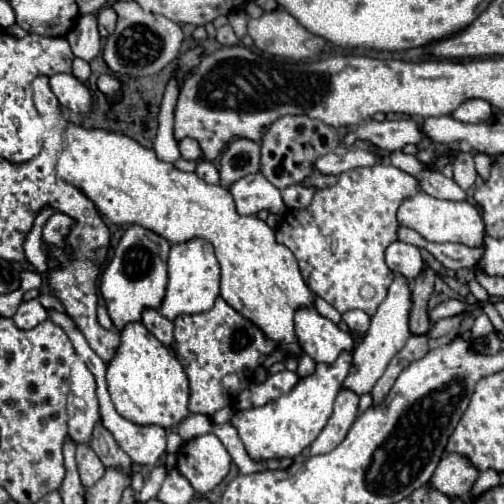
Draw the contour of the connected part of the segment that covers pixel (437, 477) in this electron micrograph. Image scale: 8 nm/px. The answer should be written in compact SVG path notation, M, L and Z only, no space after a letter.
M444 454L430 480L430 486L450 498L464 498L476 478L478 470L474 470L474 466L466 462L466 458L462 458L460 454Z

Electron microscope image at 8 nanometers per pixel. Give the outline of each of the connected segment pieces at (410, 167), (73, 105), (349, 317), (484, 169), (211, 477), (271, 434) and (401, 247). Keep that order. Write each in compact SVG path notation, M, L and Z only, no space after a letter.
M392 152L390 162L392 162L396 168L400 168L400 170L412 174L412 176L416 176L416 166L422 166L422 162L418 162L414 156L408 156L408 154L404 154L404 152Z
M54 74L48 78L50 90L58 98L60 106L70 108L72 112L88 112L90 110L90 92L88 88L72 74Z
M362 310L344 312L344 314L342 314L342 320L350 326L350 330L360 332L360 334L364 334L364 332L368 330L368 326L370 326L370 316L368 316L366 312L362 312Z
M474 154L474 162L476 162L476 172L486 180L490 174L490 166L500 154L489 156L488 154Z
M216 434L192 438L178 450L176 470L192 484L198 496L214 490L228 476L230 466L232 458Z
M342 354L338 362L334 362L332 366L318 364L316 372L308 378L302 378L294 386L294 390L290 390L290 394L284 394L282 398L268 402L266 406L236 412L232 418L232 426L238 430L238 436L248 456L254 462L282 460L282 458L294 458L304 448L308 448L318 438L318 434L322 432L332 414L332 404L340 392L342 380L348 374L350 362L352 356Z
M392 242L386 250L386 264L394 274L406 276L408 280L418 278L426 270L426 262L420 254L420 250L412 244L404 242Z

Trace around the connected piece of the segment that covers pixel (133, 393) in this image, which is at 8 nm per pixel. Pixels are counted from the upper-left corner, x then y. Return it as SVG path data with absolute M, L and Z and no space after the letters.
M140 322L128 324L120 338L122 342L118 352L106 372L108 392L116 412L138 426L160 426L164 430L174 430L190 414L190 386L182 364Z

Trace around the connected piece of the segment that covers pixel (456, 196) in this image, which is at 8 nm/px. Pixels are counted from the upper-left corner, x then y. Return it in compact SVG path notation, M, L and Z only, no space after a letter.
M422 170L418 176L420 176L420 188L430 196L444 200L466 200L466 192L452 178L446 178L442 172Z

